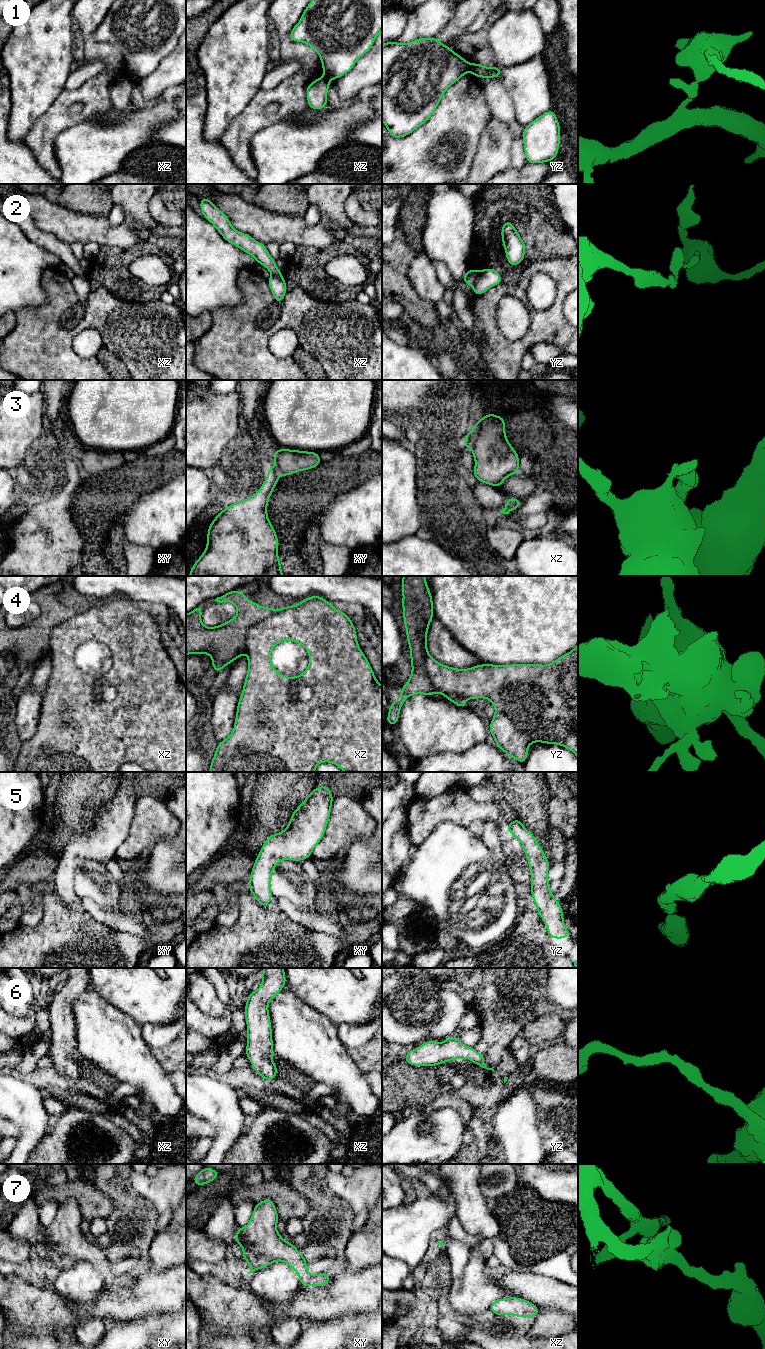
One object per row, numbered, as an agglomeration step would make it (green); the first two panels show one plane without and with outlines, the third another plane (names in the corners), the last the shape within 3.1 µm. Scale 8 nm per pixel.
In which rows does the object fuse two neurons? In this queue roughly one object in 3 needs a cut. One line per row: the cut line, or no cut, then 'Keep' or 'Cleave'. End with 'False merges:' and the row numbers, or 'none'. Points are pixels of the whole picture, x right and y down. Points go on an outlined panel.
1: Split along yz (470, 64), (471, 70). Cleave
2: Split along yz (477, 271), (477, 277), (472, 285). Cleave
3: Split along xz (471, 431), (471, 445). Cleave
4: Split along xz (275, 611), (256, 622), (248, 630), (245, 652). Cleave
5: No split. Keep
6: No split. Keep
7: No split. Keep
False merges: 1, 2, 3, 4

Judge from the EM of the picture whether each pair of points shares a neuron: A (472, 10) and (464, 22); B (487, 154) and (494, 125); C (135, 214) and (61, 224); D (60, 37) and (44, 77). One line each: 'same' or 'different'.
A: same
B: same
C: different
D: same

